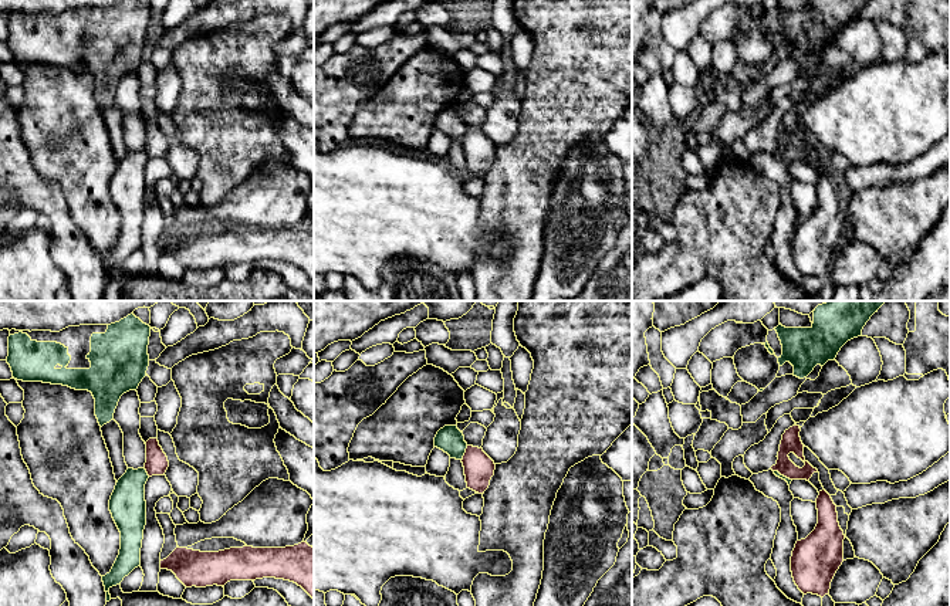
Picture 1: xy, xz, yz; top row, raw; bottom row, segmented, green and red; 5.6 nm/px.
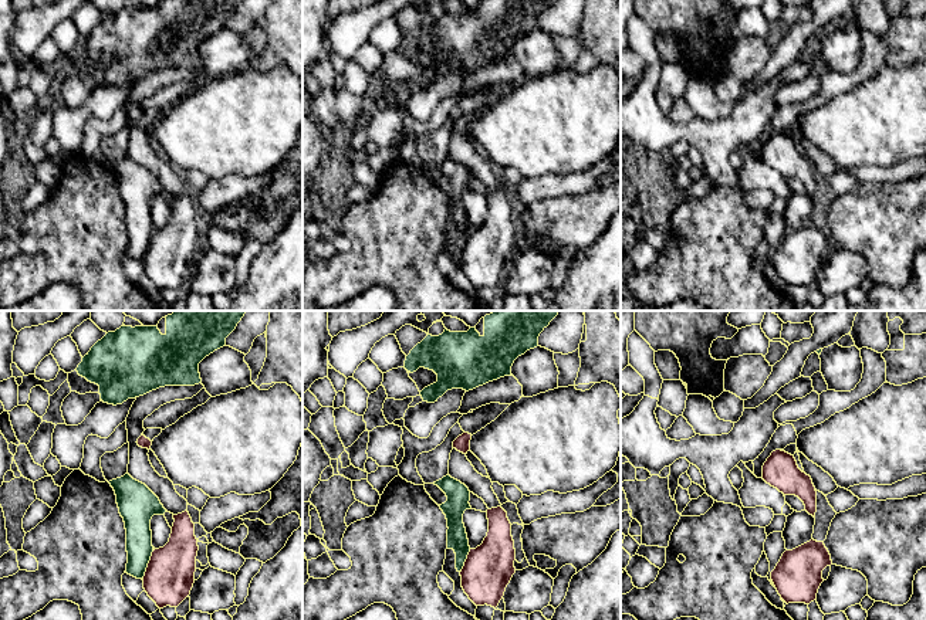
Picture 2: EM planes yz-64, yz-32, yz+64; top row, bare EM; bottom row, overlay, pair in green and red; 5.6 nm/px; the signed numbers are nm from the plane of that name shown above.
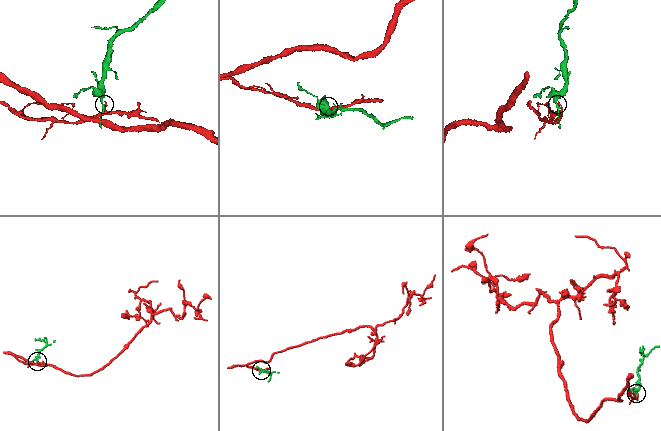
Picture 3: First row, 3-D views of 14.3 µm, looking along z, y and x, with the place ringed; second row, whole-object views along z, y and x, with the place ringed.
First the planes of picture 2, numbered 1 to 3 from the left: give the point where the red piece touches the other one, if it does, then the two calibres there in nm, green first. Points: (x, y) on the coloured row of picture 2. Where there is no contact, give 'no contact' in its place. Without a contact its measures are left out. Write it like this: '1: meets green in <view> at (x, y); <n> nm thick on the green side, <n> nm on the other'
1: meets green in yz-64 at (146, 565); 150 nm thick on the green side, 280 nm on the other
2: meets green in yz-32 at (465, 561); 120 nm thick on the green side, 280 nm on the other
3: no contact

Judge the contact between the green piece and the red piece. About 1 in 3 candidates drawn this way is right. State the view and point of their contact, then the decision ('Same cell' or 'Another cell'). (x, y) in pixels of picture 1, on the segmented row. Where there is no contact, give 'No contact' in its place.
Touches green at xz (465, 452). Another cell

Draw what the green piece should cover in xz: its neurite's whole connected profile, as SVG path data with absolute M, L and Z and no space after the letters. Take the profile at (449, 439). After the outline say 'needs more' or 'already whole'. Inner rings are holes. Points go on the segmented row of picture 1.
M444 426L435 437L435 447L447 453L450 458L463 460L467 443L457 426Z | already whole

